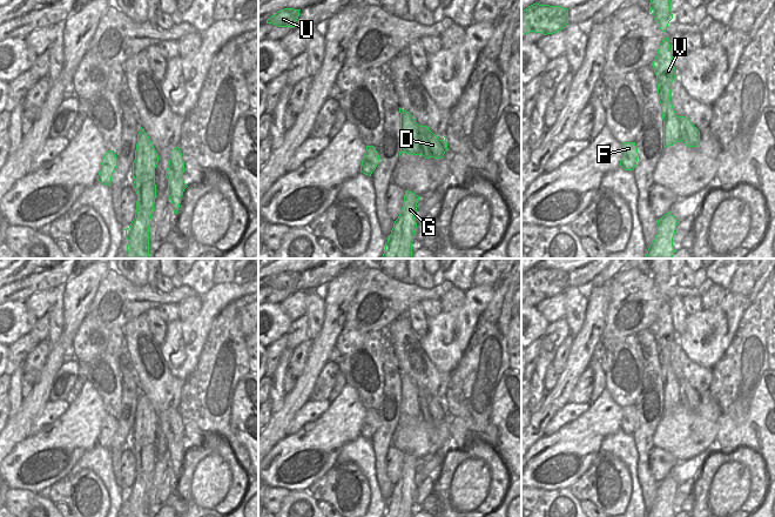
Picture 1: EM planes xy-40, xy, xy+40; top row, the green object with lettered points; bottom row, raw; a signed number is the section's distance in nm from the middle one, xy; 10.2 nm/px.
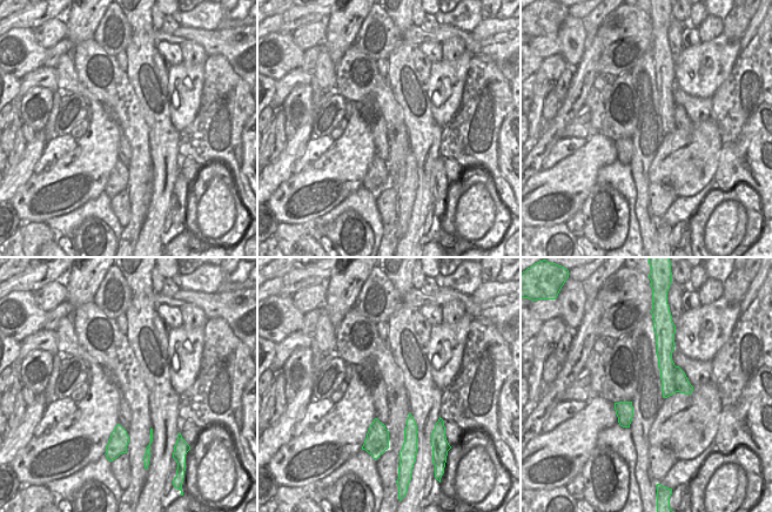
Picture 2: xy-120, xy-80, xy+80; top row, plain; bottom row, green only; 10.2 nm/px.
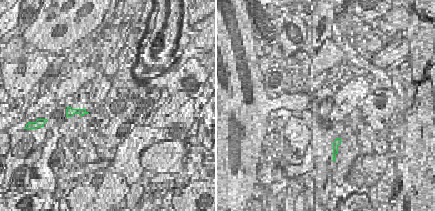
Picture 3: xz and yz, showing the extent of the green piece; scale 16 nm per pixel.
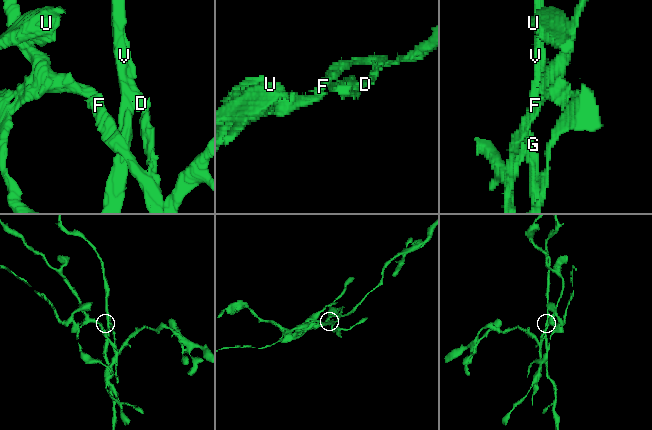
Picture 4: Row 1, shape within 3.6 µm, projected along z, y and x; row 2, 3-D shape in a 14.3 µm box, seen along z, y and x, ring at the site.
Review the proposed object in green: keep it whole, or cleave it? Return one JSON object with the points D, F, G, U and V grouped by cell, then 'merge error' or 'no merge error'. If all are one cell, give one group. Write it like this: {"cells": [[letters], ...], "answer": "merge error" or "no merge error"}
{"cells": [["D", "F", "U"], ["G", "V"]], "answer": "merge error"}

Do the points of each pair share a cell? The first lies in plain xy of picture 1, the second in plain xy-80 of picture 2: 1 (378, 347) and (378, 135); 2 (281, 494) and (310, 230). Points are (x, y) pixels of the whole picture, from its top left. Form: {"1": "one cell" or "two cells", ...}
{"1": "one cell", "2": "one cell"}

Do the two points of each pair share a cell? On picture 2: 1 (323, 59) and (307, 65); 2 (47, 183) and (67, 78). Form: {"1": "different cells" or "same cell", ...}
{"1": "different cells", "2": "same cell"}

